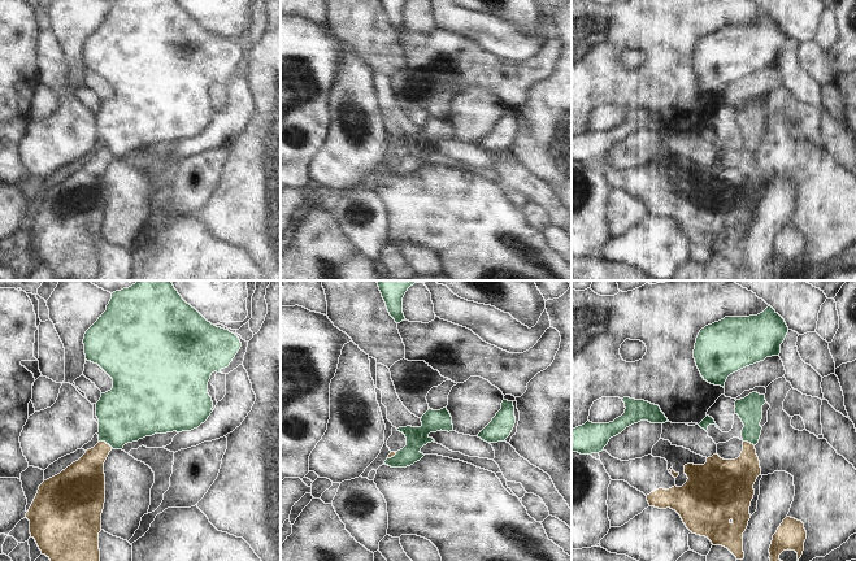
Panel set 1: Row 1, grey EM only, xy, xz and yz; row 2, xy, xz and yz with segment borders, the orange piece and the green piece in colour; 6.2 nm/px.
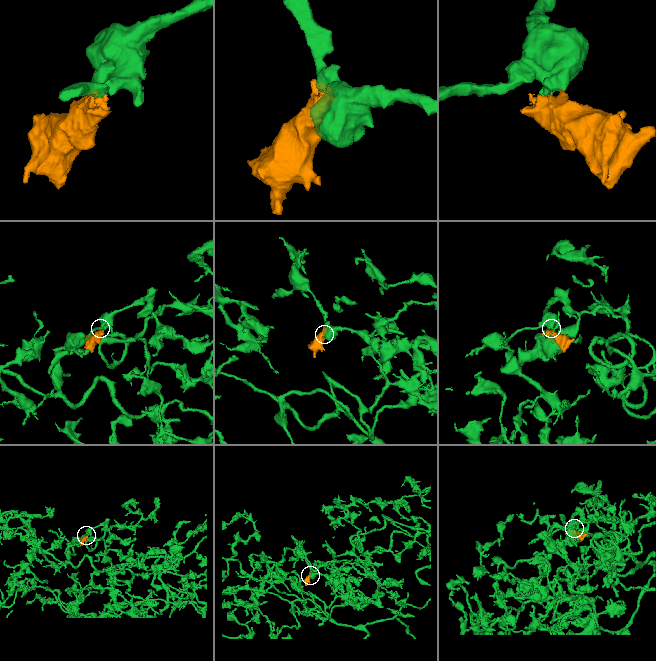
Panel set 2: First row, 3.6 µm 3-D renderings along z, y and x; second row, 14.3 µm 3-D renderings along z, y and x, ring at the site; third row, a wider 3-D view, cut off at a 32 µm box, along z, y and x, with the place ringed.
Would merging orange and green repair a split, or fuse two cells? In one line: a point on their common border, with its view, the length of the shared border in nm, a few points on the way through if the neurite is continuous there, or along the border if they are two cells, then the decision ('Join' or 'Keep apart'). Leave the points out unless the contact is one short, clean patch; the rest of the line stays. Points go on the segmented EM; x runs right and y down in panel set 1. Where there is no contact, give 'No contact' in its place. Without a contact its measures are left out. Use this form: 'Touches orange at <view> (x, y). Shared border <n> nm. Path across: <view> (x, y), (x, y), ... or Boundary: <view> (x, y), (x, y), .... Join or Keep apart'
Touches orange at xy (105, 443). Shared border 100 nm. Boundary: xy (99, 440), (112, 447). Keep apart.

